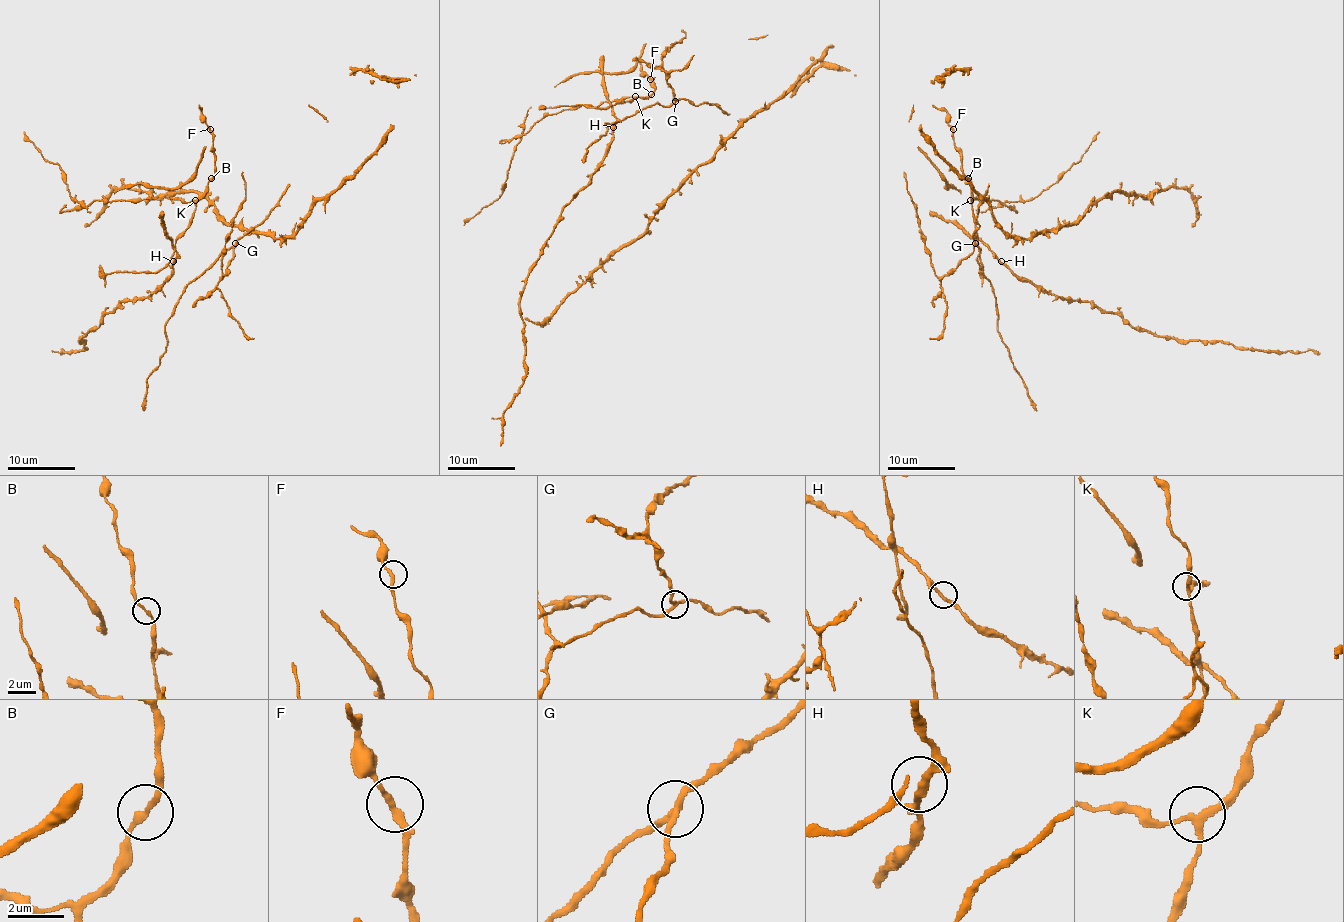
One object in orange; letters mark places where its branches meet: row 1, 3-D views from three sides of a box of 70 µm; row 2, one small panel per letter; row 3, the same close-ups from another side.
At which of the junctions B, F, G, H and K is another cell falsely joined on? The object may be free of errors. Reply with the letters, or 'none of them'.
G

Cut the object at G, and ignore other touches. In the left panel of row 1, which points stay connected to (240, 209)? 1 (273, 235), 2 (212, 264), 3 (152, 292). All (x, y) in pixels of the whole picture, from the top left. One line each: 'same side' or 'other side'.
1: same side
2: other side
3: same side

